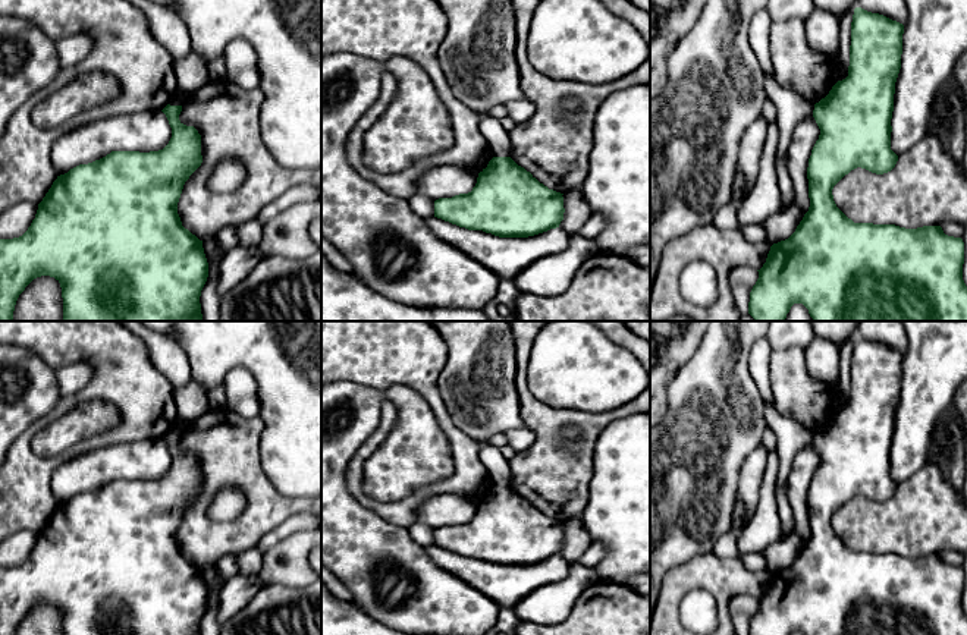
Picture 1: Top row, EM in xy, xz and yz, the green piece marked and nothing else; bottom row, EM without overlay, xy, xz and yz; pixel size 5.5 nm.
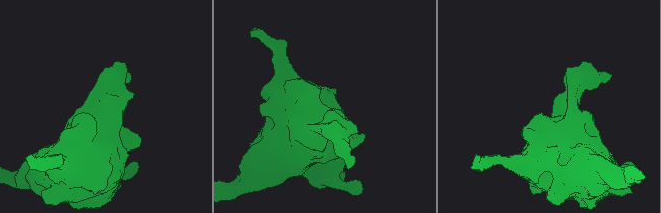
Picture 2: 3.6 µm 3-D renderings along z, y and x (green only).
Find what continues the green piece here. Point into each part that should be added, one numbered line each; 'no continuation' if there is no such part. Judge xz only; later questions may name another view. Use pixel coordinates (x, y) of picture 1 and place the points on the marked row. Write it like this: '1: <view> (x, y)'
no continuation

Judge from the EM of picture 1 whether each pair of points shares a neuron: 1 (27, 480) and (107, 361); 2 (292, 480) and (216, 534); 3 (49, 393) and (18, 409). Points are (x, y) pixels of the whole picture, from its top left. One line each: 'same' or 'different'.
1: same
2: different
3: same

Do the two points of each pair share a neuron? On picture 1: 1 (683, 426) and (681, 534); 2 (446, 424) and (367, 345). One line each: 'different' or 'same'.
1: same
2: same

